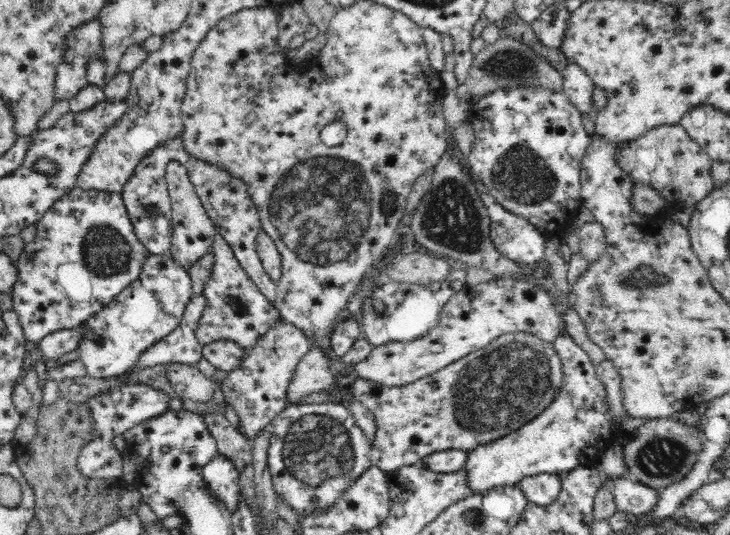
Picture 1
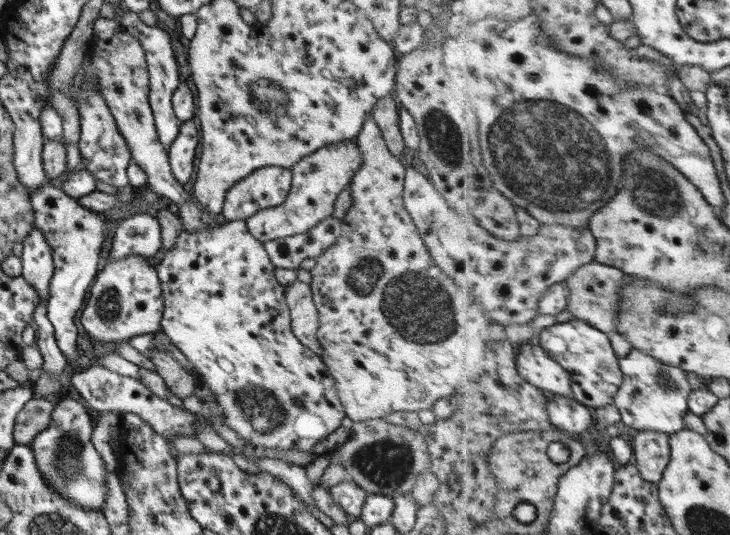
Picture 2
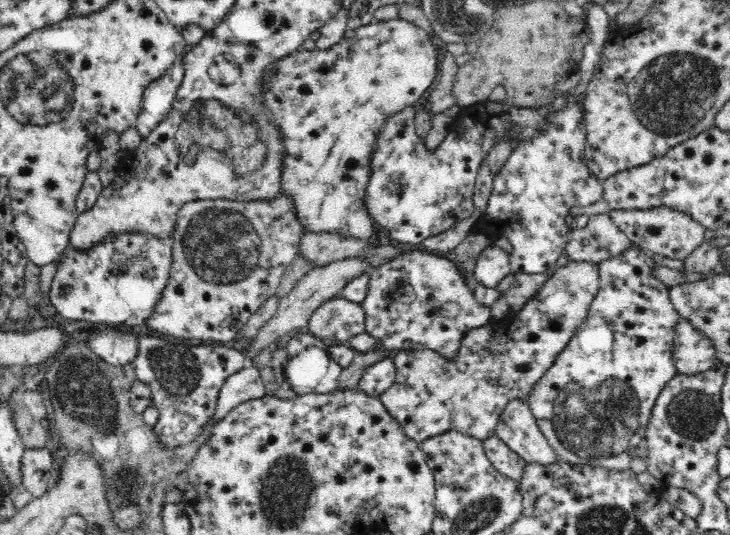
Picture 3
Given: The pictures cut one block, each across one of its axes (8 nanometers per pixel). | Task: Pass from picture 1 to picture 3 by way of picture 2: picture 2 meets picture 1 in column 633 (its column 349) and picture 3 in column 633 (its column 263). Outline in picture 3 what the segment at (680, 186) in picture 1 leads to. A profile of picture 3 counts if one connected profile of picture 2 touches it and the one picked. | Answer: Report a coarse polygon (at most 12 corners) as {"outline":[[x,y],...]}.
{"outline":[[666,205],[610,210],[638,247],[686,258],[705,228]]}

